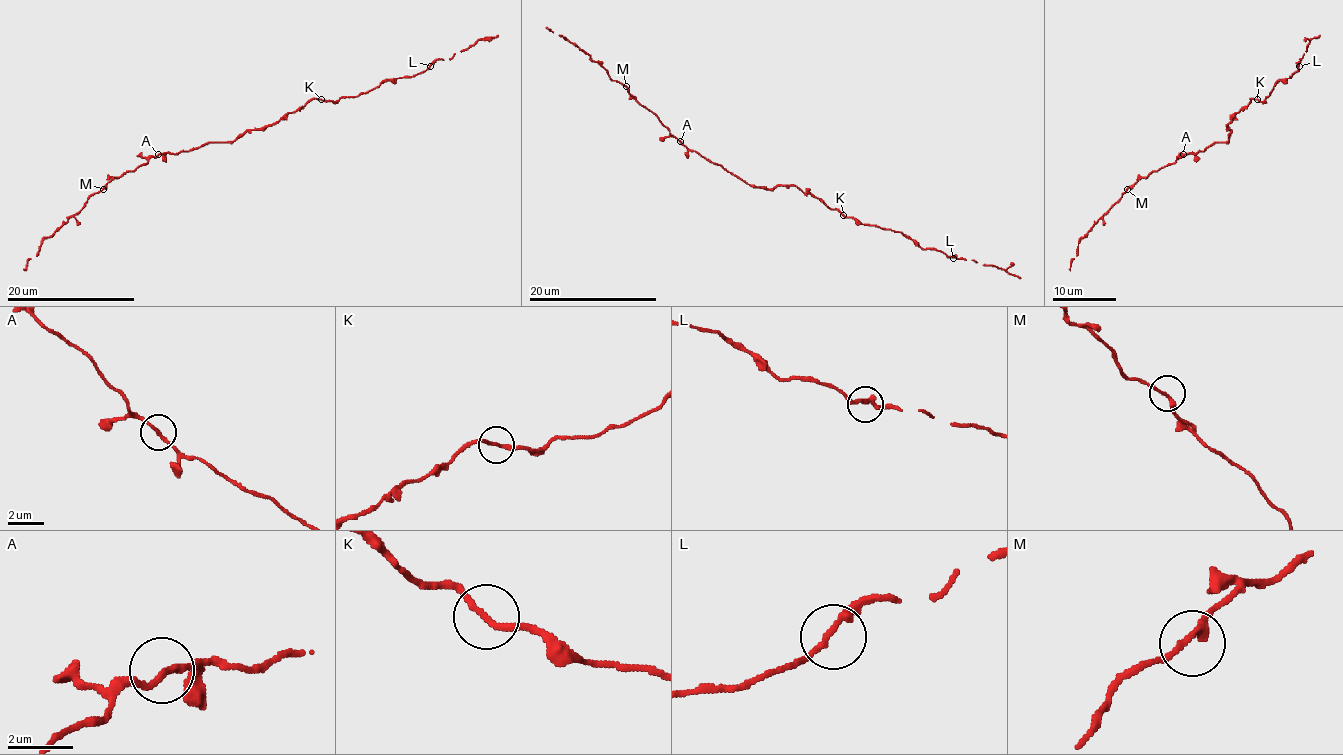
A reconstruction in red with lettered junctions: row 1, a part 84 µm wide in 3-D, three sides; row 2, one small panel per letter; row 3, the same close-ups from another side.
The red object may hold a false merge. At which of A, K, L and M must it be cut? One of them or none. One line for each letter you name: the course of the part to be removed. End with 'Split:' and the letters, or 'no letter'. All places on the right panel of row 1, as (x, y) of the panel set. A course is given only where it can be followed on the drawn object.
Split: no letter

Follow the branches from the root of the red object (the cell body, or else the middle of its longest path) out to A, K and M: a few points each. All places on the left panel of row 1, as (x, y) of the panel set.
A: (237, 138), (204, 143), (190, 151), (158, 154)
K: (237, 138), (245, 132), (277, 122), (314, 98), (320, 100)
M: (237, 138), (204, 143), (190, 151), (161, 153), (134, 170), (126, 170), (118, 178), (113, 178), (103, 189)

